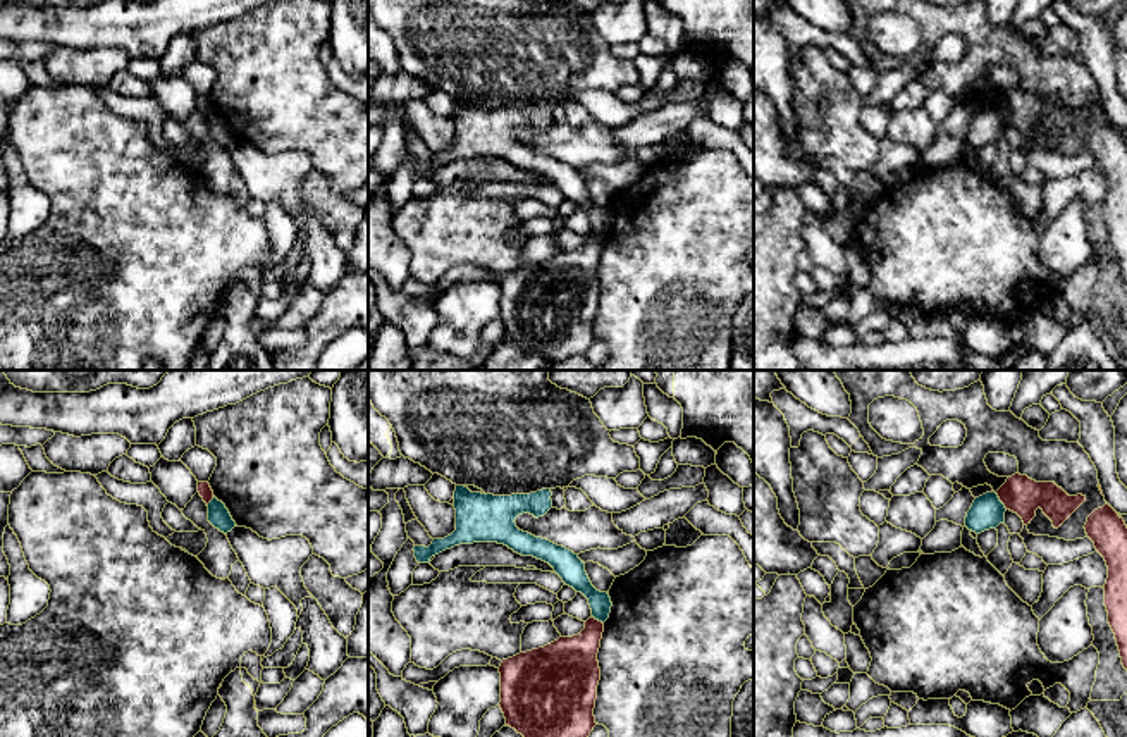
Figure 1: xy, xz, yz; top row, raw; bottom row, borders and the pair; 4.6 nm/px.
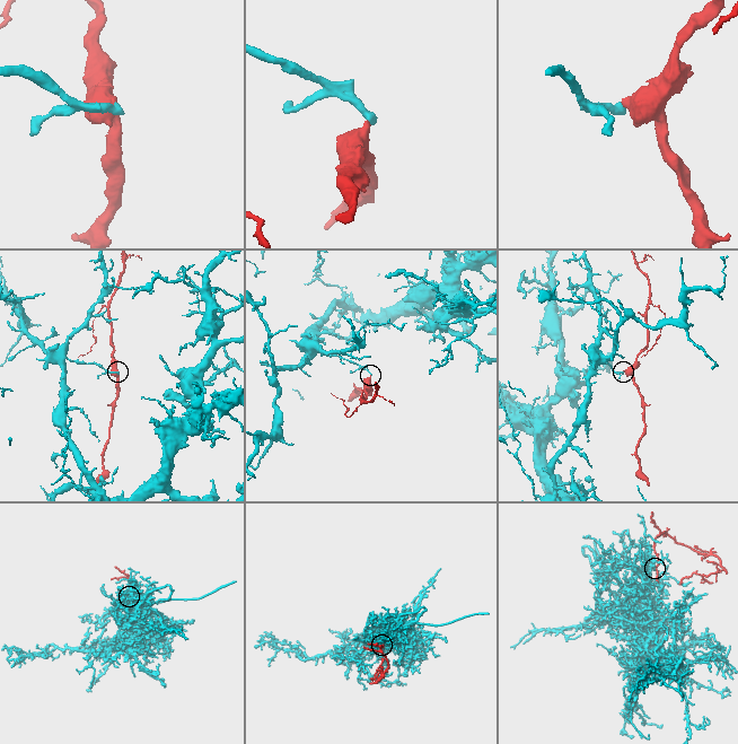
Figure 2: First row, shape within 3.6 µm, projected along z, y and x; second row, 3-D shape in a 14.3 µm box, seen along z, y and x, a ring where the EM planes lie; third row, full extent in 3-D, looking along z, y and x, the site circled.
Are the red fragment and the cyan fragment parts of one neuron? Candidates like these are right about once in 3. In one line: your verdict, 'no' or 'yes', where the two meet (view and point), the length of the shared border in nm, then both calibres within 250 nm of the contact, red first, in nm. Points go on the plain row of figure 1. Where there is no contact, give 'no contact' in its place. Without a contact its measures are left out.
no | yz (1000, 114) | 100 nm | 180/160 nm

